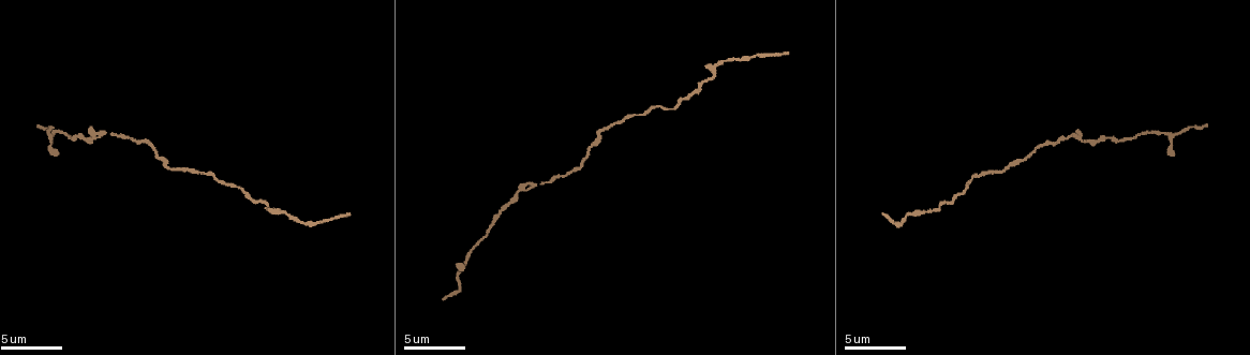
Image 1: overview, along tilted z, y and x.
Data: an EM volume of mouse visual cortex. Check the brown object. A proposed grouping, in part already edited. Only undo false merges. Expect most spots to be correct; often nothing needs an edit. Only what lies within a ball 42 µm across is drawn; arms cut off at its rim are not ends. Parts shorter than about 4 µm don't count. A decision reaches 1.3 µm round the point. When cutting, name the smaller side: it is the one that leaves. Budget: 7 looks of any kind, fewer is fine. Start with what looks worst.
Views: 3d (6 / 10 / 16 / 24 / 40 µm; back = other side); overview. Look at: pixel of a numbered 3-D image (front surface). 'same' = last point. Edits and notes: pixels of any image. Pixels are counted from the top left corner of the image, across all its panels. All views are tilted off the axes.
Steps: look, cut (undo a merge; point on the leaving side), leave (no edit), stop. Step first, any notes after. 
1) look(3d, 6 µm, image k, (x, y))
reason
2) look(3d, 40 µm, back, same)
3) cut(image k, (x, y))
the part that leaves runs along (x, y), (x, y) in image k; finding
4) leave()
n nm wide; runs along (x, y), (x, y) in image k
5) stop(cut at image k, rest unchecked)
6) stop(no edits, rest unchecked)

look(3d, 6 µm, image 1, (910, 212))
three arms meet

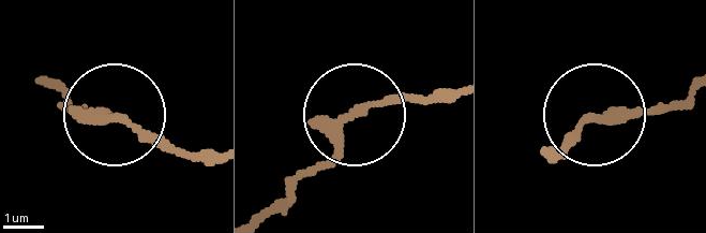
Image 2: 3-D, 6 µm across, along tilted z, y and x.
look(3d, 6 µm, back, image 2, (119, 120))

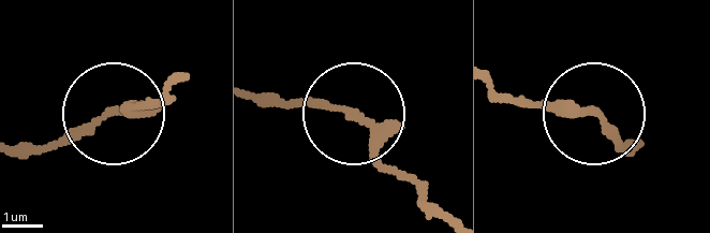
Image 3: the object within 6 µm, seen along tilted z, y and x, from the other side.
leave()
runs along (173, 86), (30, 158) in image 3; one neuron here

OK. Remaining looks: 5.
look(3d, 10 µm, image 1, (1015, 162))

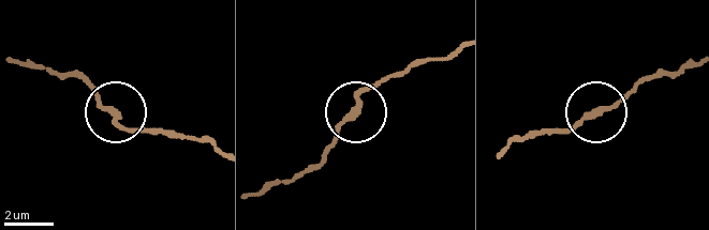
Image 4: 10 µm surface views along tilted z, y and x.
look(3d, 10 µm, back, image 4, (596, 112))

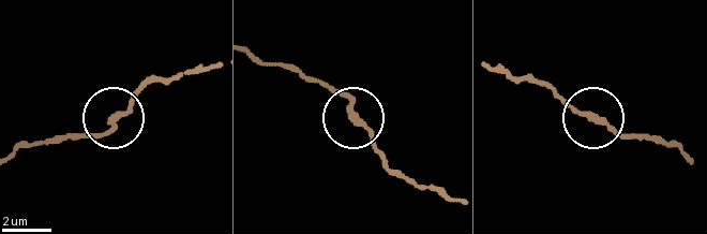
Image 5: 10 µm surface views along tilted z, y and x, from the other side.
leave()
all the same neuron

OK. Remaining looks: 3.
look(3d, 6 µm, image 1, (1158, 133))
thick turns thin

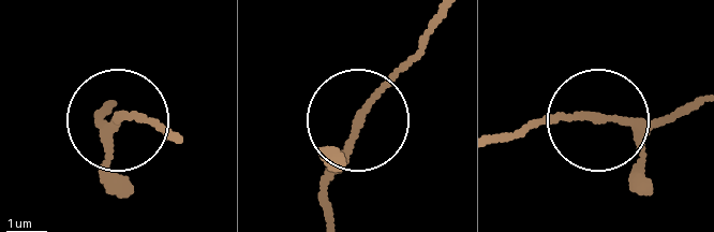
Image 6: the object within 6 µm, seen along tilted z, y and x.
leave()
runs along (439, 24), (357, 118), (327, 208) in image 6; all the same neuron

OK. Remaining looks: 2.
look(3d, 16 µm, image 1, (99, 133))
calibre changes

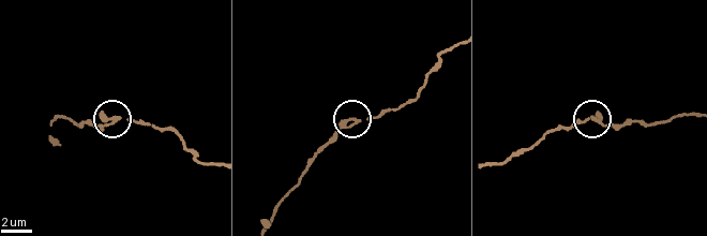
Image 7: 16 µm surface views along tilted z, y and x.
leave()
runs along (194, 156), (176, 132), (146, 123), (118, 117), (92, 126) in image 7; one neuron here

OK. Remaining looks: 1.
stop(no edits, rest unchecked)

